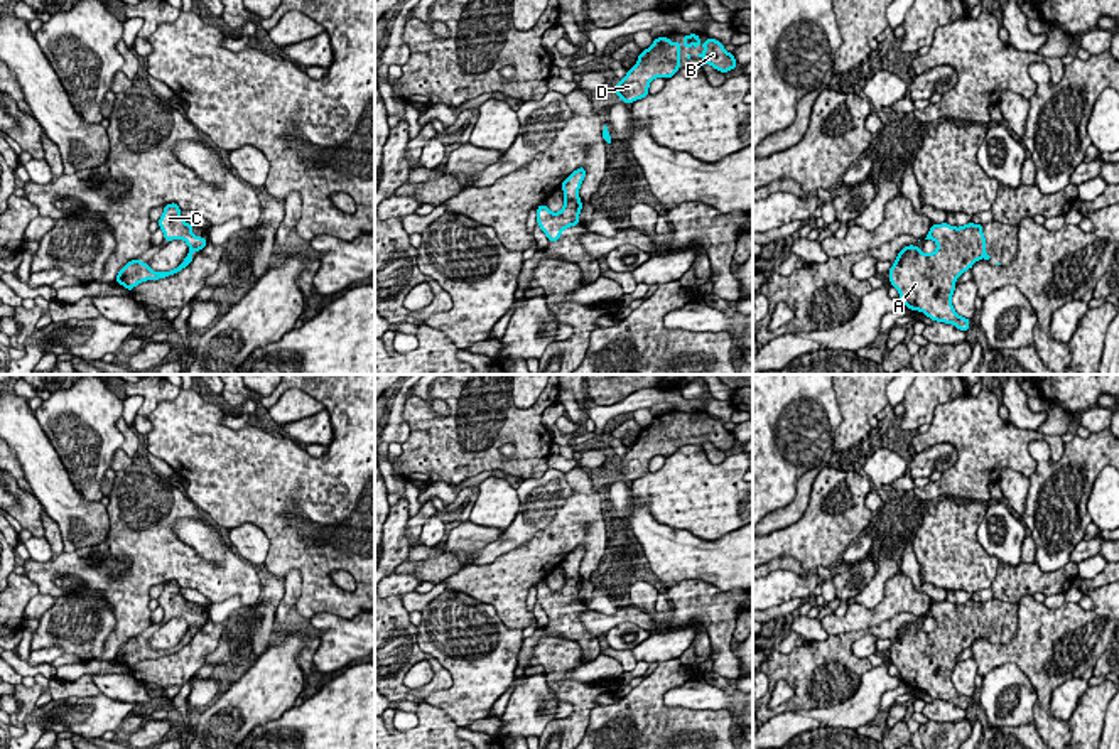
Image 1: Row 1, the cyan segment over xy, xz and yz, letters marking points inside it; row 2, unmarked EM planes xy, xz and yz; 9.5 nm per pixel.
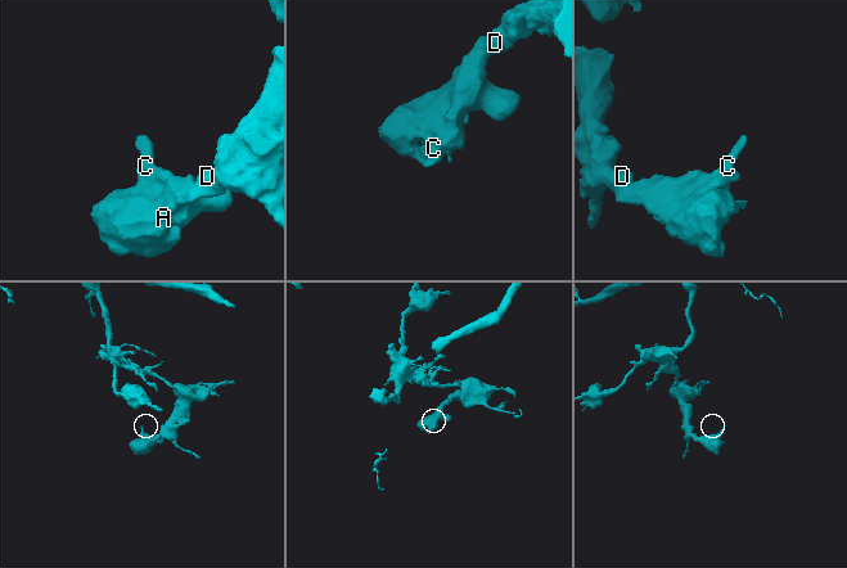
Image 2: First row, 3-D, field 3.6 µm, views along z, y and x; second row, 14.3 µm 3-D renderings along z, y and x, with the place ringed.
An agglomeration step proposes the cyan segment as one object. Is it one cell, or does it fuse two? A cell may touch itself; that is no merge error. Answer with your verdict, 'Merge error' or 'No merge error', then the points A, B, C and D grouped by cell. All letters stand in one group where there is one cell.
No merge error. Groups: A B C D

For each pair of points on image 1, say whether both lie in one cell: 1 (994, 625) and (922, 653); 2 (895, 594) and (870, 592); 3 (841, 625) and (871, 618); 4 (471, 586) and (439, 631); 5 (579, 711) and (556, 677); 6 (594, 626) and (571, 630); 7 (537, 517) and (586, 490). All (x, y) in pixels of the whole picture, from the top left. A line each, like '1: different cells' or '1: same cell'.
1: same cell
2: different cells
3: same cell
4: different cells
5: same cell
6: different cells
7: different cells

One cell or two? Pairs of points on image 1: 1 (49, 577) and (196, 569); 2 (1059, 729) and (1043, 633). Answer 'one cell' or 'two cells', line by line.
1: one cell
2: one cell

